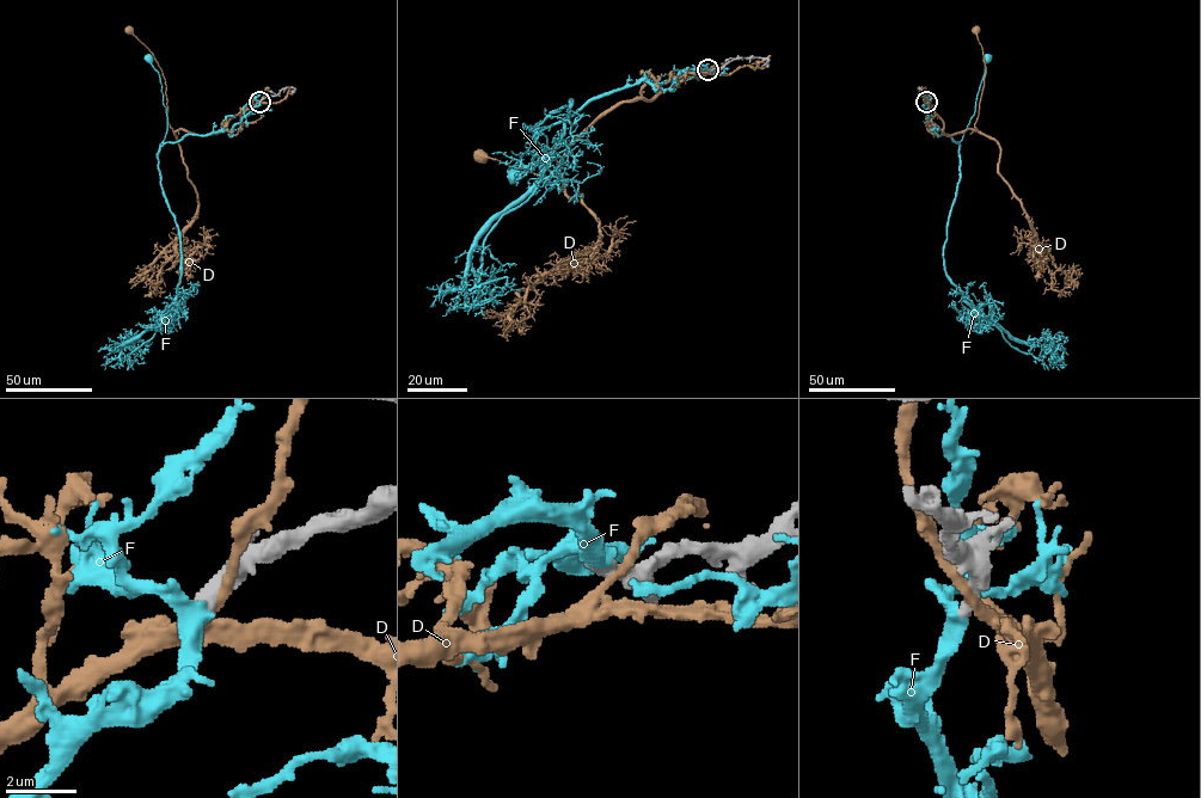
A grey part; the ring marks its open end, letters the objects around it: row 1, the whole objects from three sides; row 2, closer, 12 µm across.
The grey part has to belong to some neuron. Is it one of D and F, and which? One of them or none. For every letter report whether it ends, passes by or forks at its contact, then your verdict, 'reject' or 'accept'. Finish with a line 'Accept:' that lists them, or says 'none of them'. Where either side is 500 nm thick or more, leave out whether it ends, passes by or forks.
D: reject
F: it passes by; accept
Accept: F

